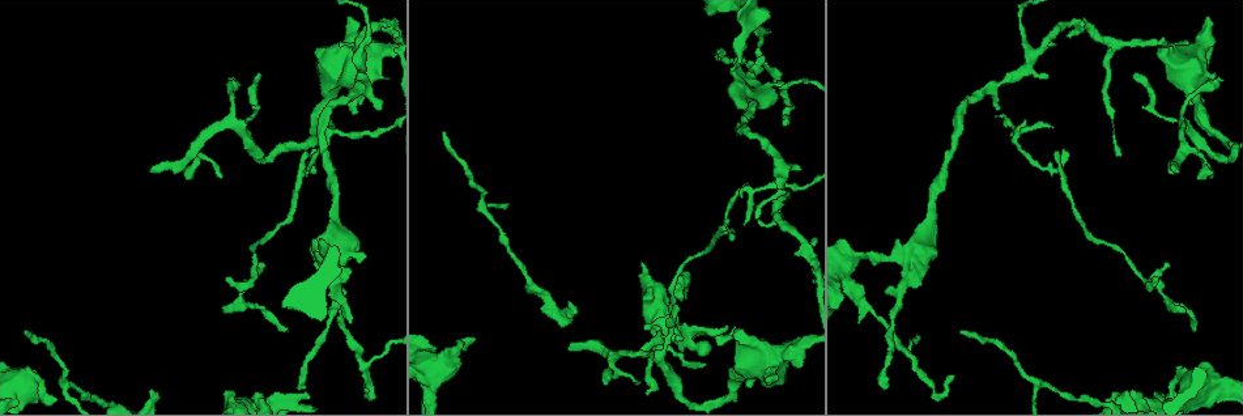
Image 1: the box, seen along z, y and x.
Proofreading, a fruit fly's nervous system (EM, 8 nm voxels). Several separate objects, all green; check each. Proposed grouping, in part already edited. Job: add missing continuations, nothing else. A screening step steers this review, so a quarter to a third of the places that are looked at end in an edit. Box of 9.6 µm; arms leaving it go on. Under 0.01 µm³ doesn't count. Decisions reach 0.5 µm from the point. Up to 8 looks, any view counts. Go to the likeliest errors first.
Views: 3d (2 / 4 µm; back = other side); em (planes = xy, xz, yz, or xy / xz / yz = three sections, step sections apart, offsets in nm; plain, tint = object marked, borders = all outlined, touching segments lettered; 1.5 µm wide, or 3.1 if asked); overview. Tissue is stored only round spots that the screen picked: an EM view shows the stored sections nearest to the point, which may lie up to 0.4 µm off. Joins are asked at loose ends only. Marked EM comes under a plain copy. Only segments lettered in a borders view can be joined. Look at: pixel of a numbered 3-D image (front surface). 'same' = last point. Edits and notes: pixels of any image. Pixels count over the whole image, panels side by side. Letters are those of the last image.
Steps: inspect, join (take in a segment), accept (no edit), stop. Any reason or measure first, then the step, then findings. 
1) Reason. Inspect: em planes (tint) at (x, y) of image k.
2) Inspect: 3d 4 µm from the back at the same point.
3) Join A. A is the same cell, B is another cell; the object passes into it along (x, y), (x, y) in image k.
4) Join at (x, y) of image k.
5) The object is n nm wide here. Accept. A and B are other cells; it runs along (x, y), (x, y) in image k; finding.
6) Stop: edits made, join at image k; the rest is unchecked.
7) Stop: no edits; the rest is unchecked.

Free end. Inspect: em xz step 4 (tint) at (151, 172) of image 1.

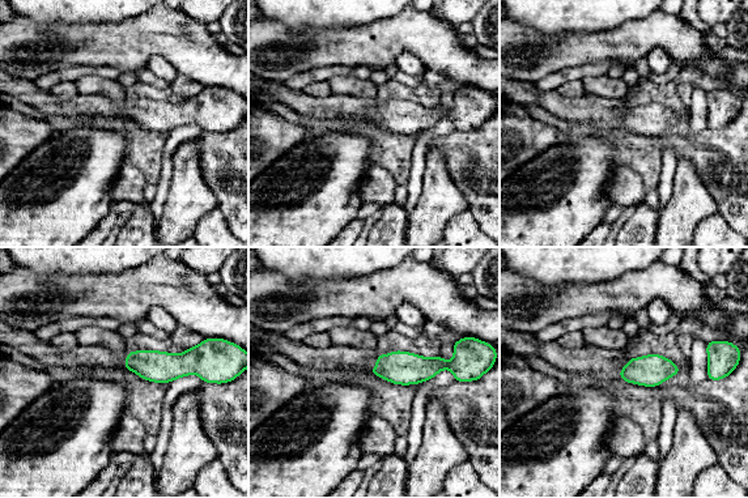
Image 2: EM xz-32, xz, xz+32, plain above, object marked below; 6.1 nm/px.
Inspect: em planes (borders) at the same point.

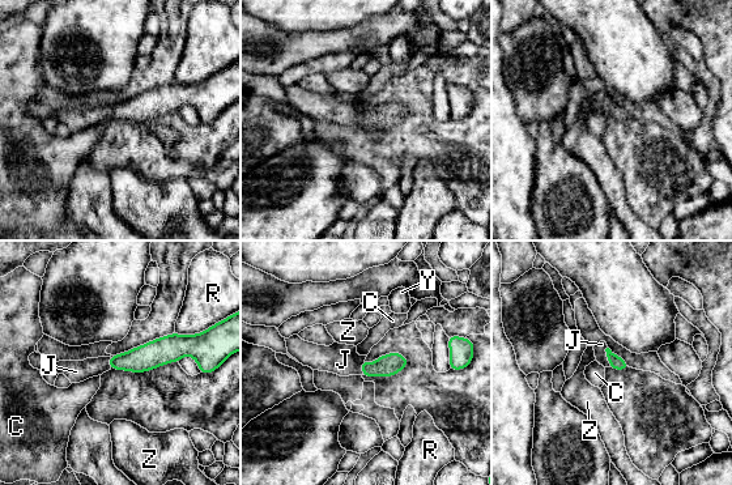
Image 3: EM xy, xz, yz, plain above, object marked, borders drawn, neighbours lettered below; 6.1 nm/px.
The longest contact is with R, 150 nm. Join J. J is the same cell, C, R, Y and Z are other cells; the neuron continues.

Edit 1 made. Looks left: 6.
Inspect: overview.

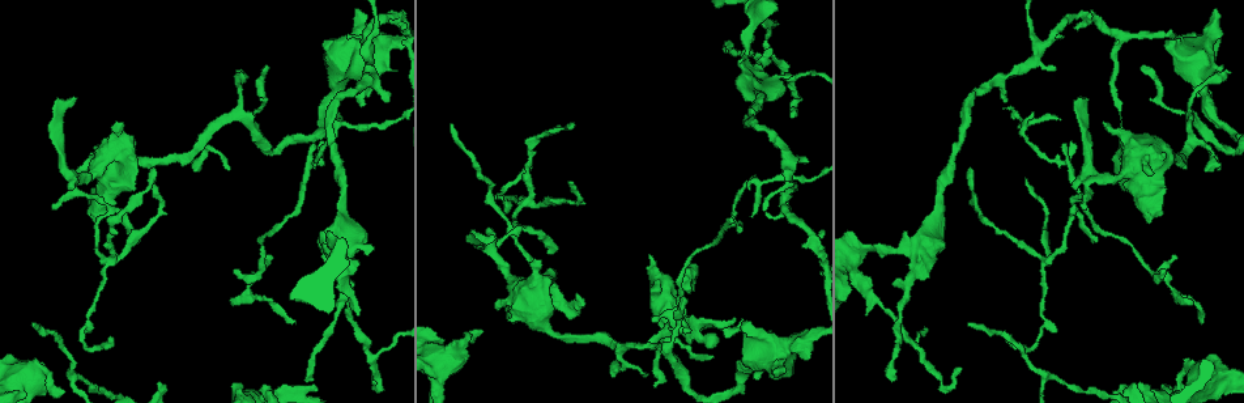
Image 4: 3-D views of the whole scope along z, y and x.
Free end. Inspect: 3d 2 µm at (558, 248) of image 4.

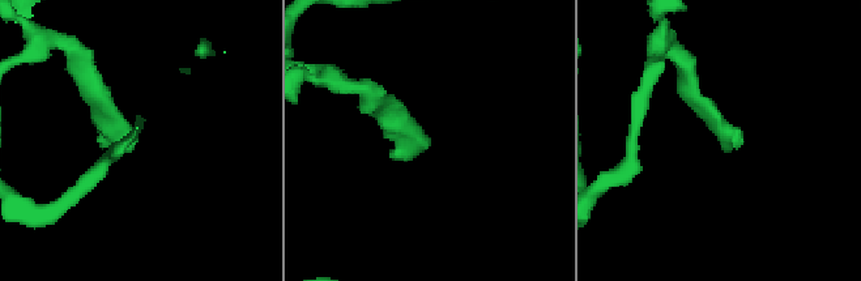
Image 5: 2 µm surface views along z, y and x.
Now the EM. Inspect: em planes (borders) at (423, 146) of image 5.

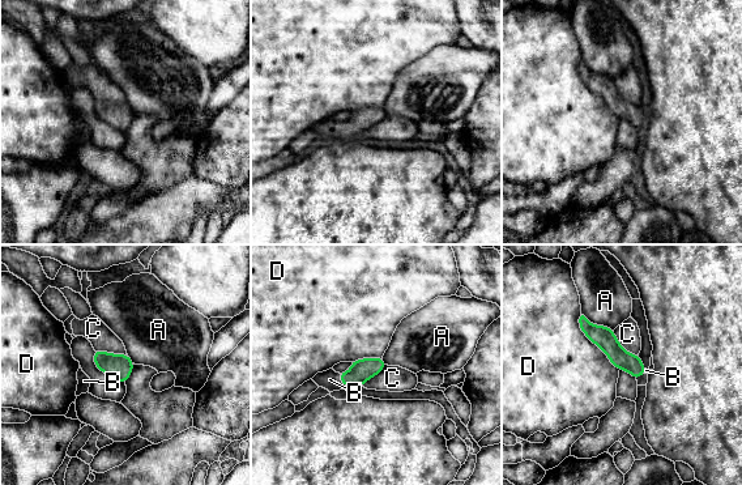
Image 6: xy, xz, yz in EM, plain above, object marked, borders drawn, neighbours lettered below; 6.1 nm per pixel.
The object is 110 nm wide here. Join B. B is the same cell, A, C and D are other cells; the object passes into it along (362, 370), (342, 383), (329, 379) in image 6; it goes on there.

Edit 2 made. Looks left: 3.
Tapers out. Inspect: 3d 2 µm at (293, 321) of image 4.

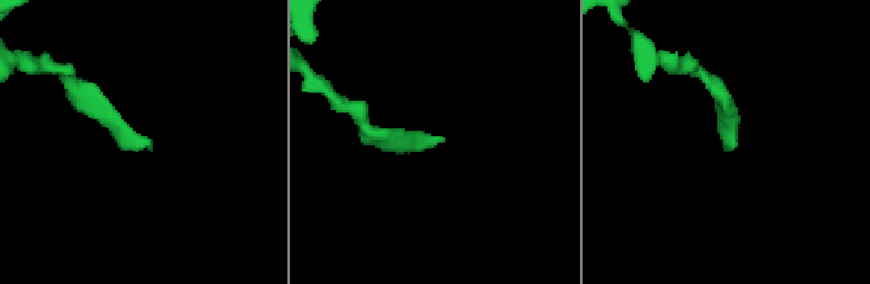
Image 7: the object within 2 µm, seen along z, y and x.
Inspect: em xz step 8 (borders) at (150, 146) of image 7.

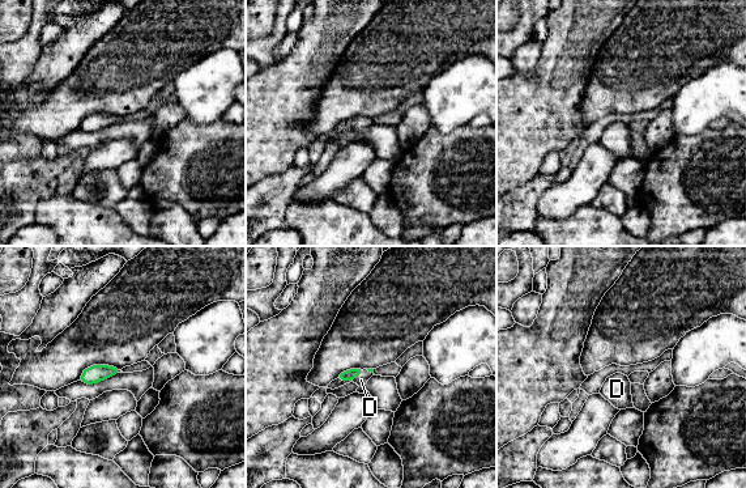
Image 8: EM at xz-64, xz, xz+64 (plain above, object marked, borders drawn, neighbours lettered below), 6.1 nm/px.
Cut it another way. Inspect: em planes (borders) at the same point.

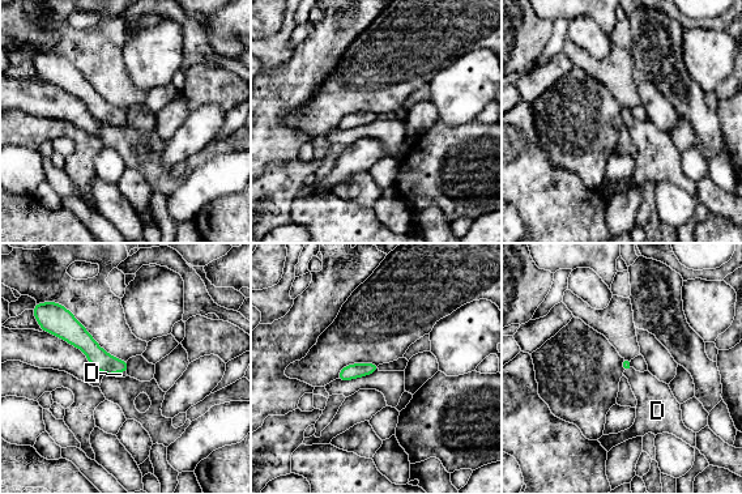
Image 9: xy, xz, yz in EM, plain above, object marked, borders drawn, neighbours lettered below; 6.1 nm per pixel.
The longest contact is with D, 60 nm. Join D. D is the same cell; the neuron continues.

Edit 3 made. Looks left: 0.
Stop: edits made, join at image 3, join at image 6, join at image 9; the rest is unchecked.

